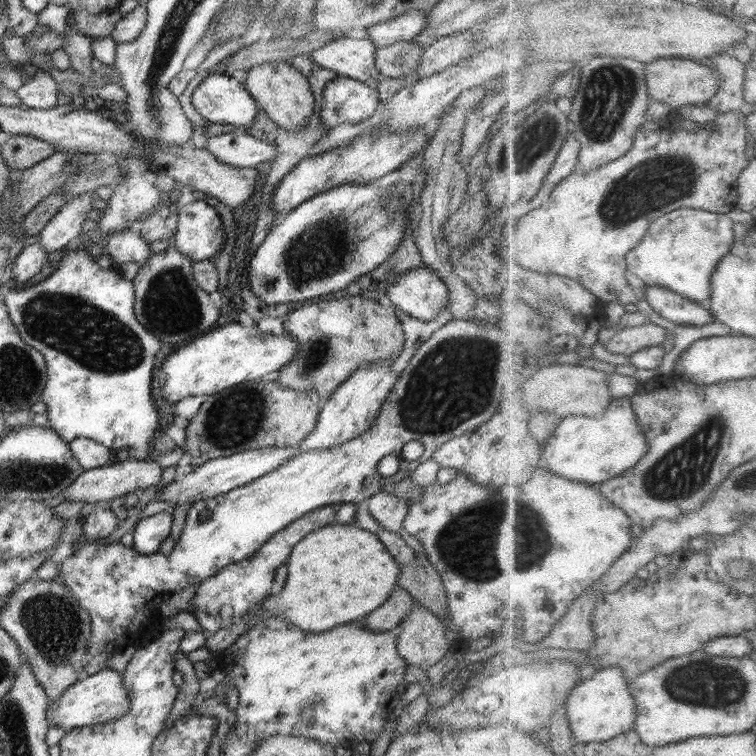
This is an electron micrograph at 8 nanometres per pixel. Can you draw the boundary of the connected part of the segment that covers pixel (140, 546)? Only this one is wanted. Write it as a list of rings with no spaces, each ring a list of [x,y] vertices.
[[[170,510],[143,518],[133,531],[133,550],[139,554],[159,553],[162,542],[171,536],[172,522]]]

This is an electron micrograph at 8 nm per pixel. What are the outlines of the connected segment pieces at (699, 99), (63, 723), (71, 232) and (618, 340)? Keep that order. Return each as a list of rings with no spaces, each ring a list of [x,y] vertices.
[[[661,58],[653,63],[647,63],[650,95],[653,100],[667,102],[673,112],[676,109],[690,105],[706,105],[721,92],[724,78],[721,72],[702,61],[687,58]]]
[[[103,668],[95,674],[84,675],[74,686],[70,686],[54,704],[49,704],[46,719],[48,719],[48,726],[56,723],[58,727],[70,732],[74,728],[116,720],[128,712],[130,712],[130,701],[128,701],[128,689],[124,687],[124,681],[122,681],[122,673]]]
[[[91,191],[66,201],[56,216],[37,234],[37,243],[44,246],[48,252],[70,248],[74,238],[78,238],[82,232],[82,223],[94,208],[95,197]]]
[[[646,321],[637,327],[623,328],[606,343],[606,347],[612,353],[632,357],[642,349],[664,344],[668,340],[668,332],[668,329]]]

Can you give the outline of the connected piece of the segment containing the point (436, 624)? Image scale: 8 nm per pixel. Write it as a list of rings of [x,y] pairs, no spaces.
[[[414,602],[412,610],[392,634],[396,635],[395,648],[401,658],[426,671],[444,658],[452,644],[446,626],[418,602]]]

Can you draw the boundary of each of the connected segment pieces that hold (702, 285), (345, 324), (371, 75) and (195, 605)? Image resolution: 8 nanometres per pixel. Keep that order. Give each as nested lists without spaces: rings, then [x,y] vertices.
[[[682,208],[653,222],[650,234],[628,255],[629,270],[649,286],[664,286],[711,309],[712,276],[736,241],[736,223],[727,213]]]
[[[350,297],[290,311],[284,316],[284,330],[298,341],[298,352],[273,378],[292,390],[314,389],[326,400],[358,367],[401,356],[404,333],[394,310],[394,305],[386,307],[370,298]]]
[[[361,36],[343,37],[309,54],[322,68],[332,70],[337,76],[368,83],[376,80],[380,72],[374,65],[377,47]]]
[[[339,503],[338,505],[324,506],[304,514],[285,530],[268,539],[255,555],[226,566],[220,573],[198,584],[195,599],[190,605],[192,605],[192,614],[198,619],[202,629],[209,635],[240,623],[252,604],[260,603],[270,597],[276,572],[288,563],[293,547],[306,534],[324,526],[355,523],[357,509],[358,506],[353,503]]]

